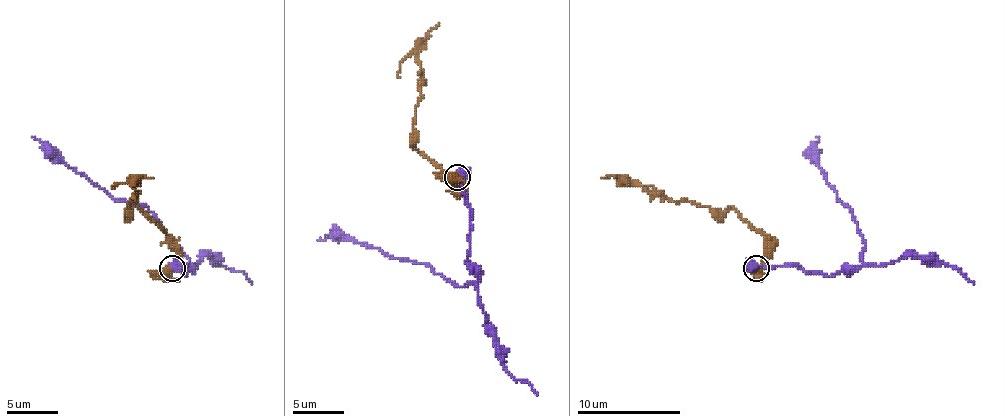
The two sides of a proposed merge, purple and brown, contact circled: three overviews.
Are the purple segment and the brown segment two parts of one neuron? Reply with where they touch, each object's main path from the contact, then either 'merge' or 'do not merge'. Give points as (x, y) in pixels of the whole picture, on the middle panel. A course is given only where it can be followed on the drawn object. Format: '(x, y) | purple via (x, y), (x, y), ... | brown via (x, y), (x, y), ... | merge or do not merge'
(457, 177) | purple via (457, 178), (470, 209), (475, 284), (459, 286), (428, 266), (400, 261), (377, 248), (335, 237), (317, 240) | brown via (457, 178), (464, 186), (454, 186), (413, 144), (421, 90), (418, 46), (439, 23) | do not merge

